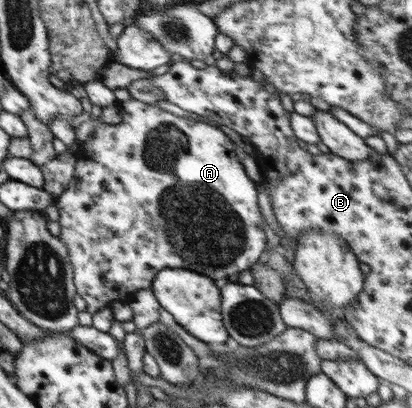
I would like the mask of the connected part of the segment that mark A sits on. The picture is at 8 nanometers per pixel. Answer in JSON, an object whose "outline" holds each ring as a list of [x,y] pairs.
{"outline":[[[132,98],[127,102],[116,104],[122,116],[122,123],[116,125],[101,125],[95,120],[94,133],[88,140],[82,142],[84,156],[77,160],[76,170],[68,183],[68,187],[59,197],[55,198],[60,215],[59,238],[67,246],[70,260],[73,266],[73,283],[77,293],[86,302],[86,312],[95,313],[104,308],[119,293],[137,293],[142,289],[150,289],[159,270],[163,268],[186,268],[194,270],[198,274],[204,274],[216,282],[216,270],[218,280],[226,280],[228,283],[238,282],[240,273],[248,271],[257,263],[259,257],[266,249],[266,236],[264,233],[264,216],[258,206],[258,190],[255,183],[245,172],[235,152],[235,144],[222,130],[208,123],[196,122],[191,118],[180,118],[157,107],[156,104],[144,104]]]}

